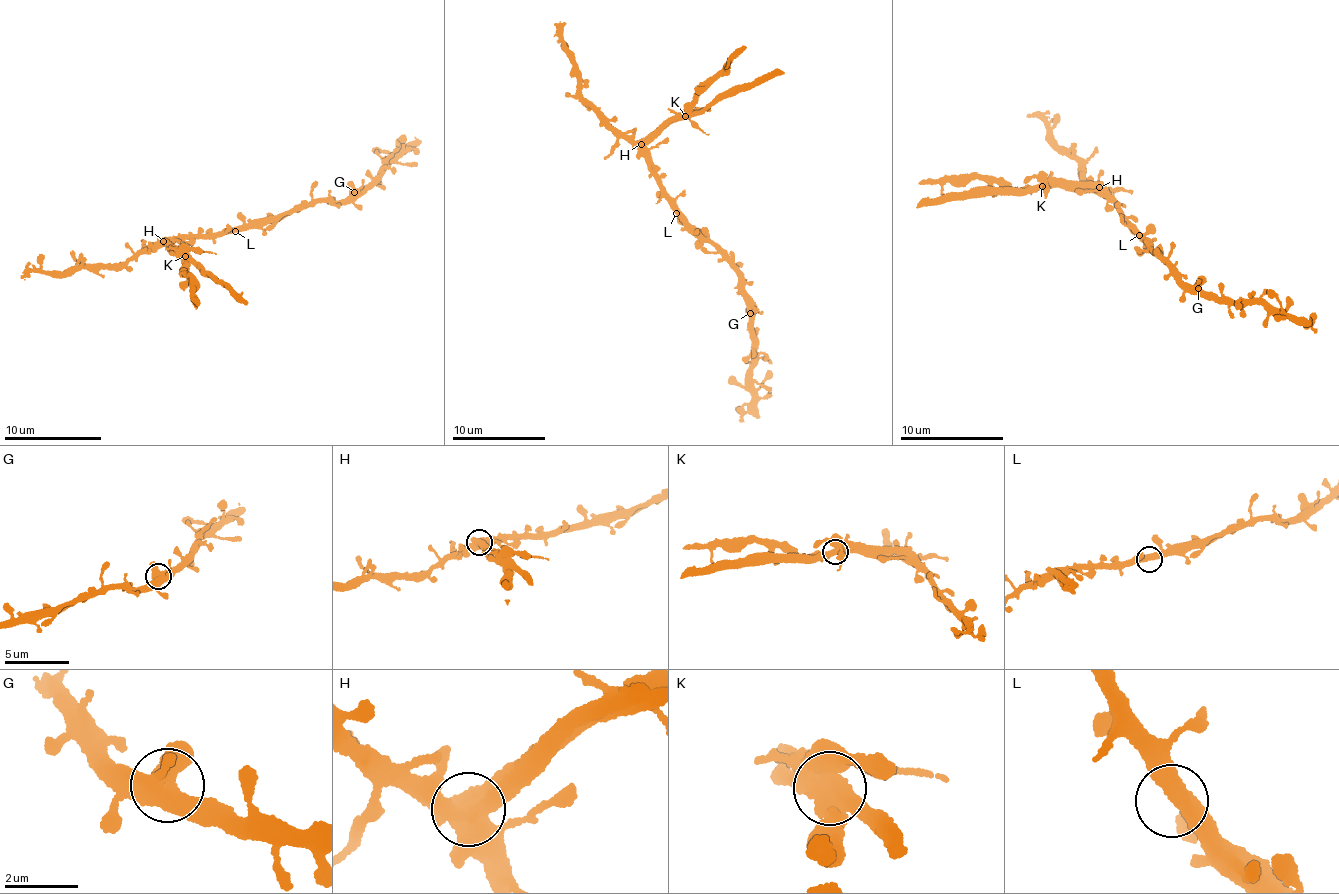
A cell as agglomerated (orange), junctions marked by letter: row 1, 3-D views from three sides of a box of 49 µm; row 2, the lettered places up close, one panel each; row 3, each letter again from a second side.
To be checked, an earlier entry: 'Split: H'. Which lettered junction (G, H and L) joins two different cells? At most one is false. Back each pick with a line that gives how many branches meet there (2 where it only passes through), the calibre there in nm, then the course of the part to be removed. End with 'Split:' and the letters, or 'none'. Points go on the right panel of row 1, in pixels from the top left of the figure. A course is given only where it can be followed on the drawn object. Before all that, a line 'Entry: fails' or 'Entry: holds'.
Entry: holds
H: Branches: 4. Thickness 600 nm. Course of the part to remove: (1100, 188), (1075, 192), (1058, 183), (1030, 194), (990, 194), (917, 206)
Split: H

